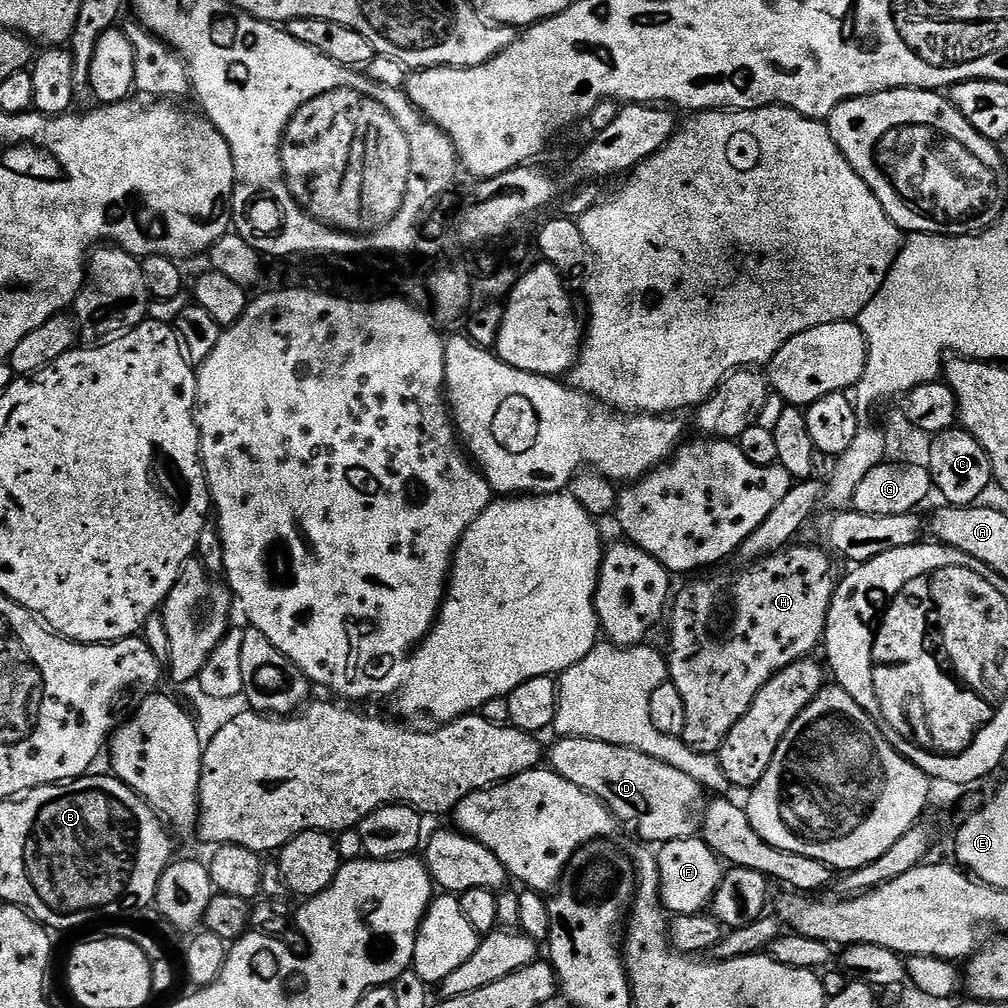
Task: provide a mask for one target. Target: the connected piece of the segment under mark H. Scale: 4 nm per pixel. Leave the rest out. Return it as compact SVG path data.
M799 544L781 548L762 560L749 563L741 572L720 572L717 576L686 585L677 596L675 593L667 617L672 633L668 636L666 659L670 682L678 694L682 694L682 706L686 706L682 738L690 750L698 754L719 753L726 734L730 734L738 718L750 710L758 690L795 660L811 657L812 651L815 648L817 651L823 641L834 591L832 564L823 547L807 548Z

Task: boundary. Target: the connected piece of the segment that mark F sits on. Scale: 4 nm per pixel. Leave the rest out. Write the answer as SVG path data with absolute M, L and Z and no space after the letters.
M690 834L681 840L661 844L656 858L660 875L660 902L668 914L681 916L704 912L712 903L722 875L722 861L703 838Z

